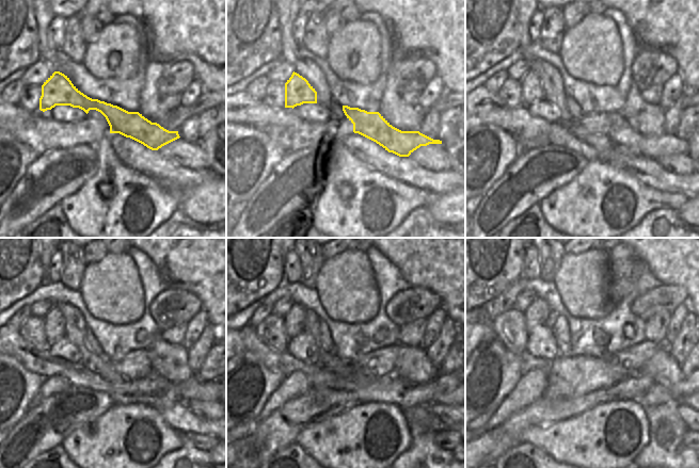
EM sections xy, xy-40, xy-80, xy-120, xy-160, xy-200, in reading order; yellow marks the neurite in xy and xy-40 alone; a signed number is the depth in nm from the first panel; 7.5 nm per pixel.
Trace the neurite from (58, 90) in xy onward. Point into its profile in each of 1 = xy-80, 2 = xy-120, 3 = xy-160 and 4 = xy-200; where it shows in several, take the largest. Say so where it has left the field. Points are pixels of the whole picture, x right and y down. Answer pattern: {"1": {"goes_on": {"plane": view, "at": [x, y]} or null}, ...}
{"1": {"goes_on": {"plane": "xy-80", "at": [651, 147]}}, "2": {"goes_on": {"plane": "xy-120", "at": [53, 322]}}, "3": {"goes_on": {"plane": "xy-160", "at": [294, 320]}}, "4": {"goes_on": {"plane": "xy-200", "at": [538, 312]}}}

